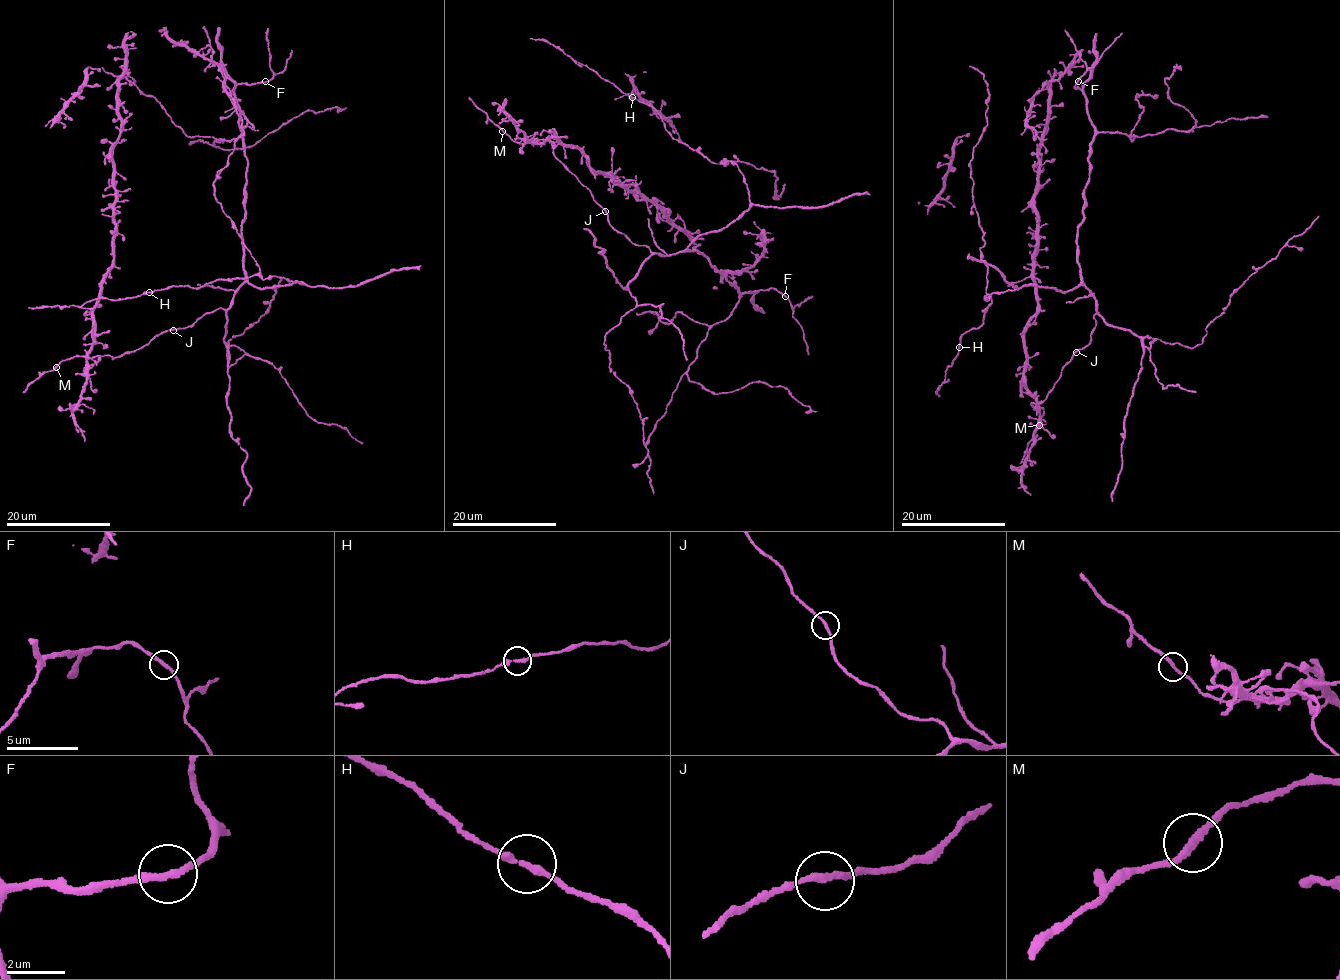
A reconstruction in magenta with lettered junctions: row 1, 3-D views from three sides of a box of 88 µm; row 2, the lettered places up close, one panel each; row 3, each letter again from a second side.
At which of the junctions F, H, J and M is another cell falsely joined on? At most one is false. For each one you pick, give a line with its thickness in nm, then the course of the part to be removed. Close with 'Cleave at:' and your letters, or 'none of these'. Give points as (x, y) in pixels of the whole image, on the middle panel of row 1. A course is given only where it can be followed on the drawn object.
Cleave at: none of these

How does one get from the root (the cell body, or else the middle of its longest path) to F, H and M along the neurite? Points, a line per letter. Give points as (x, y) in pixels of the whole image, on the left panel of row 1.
F: (173, 329), (227, 308), (245, 278), (241, 223), (248, 160), (234, 89), (265, 81)
H: (173, 329), (227, 308), (244, 282), (261, 288), (303, 284), (257, 275), (149, 292)
M: (173, 329), (114, 358), (73, 356), (56, 367)

